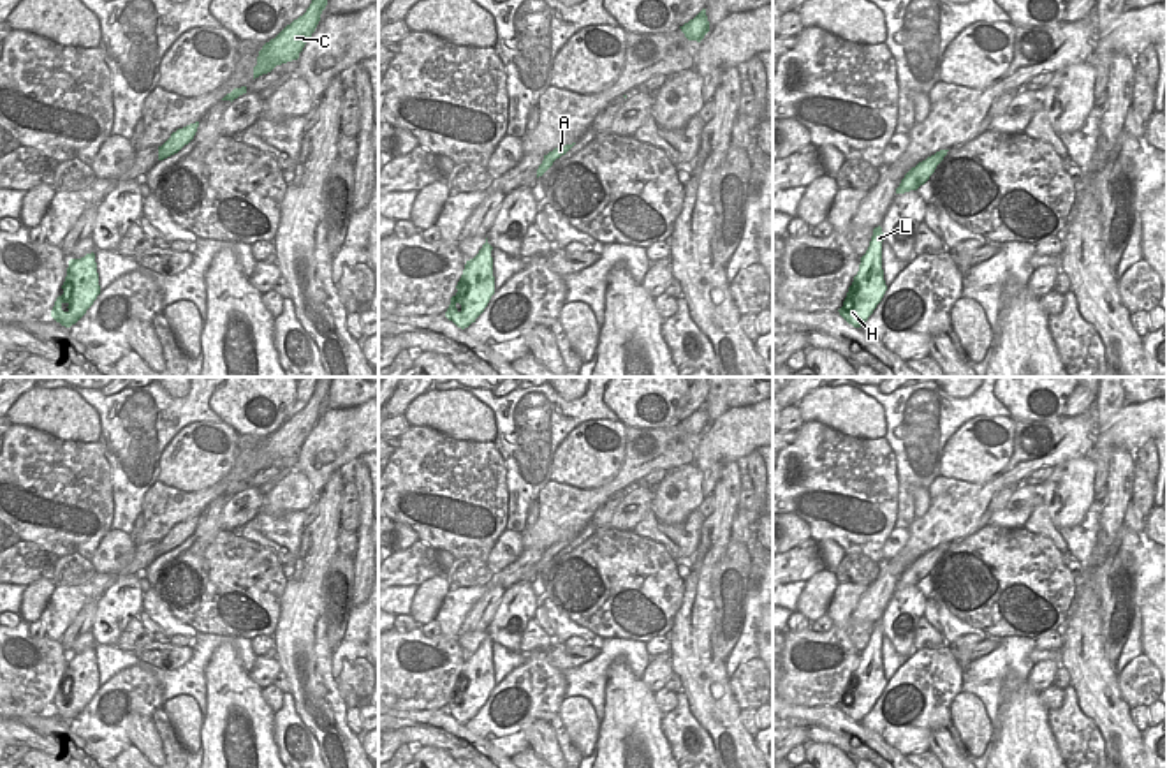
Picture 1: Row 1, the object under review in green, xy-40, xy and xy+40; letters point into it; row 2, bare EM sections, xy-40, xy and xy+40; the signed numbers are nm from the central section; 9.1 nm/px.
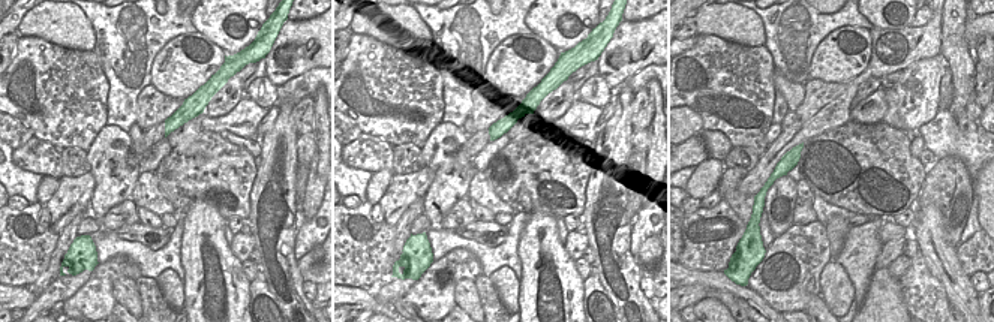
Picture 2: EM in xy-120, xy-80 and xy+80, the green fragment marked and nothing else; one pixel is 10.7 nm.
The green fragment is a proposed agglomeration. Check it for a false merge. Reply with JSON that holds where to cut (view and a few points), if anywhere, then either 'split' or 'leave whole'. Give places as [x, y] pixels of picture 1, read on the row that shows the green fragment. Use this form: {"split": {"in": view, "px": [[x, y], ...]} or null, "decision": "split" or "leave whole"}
{"split": null, "decision": "leave whole"}

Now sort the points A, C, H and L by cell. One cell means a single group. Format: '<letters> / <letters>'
A C H L

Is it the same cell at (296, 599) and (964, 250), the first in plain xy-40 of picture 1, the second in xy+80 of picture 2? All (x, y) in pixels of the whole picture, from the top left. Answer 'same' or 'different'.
different

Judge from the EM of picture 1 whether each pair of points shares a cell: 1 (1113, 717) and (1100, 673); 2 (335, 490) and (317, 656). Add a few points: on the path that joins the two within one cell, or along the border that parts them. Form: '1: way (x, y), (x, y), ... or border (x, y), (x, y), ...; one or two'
1: way (1106, 707), (1100, 700), (1100, 684); one
2: way (322, 531), (307, 576), (307, 615); one

